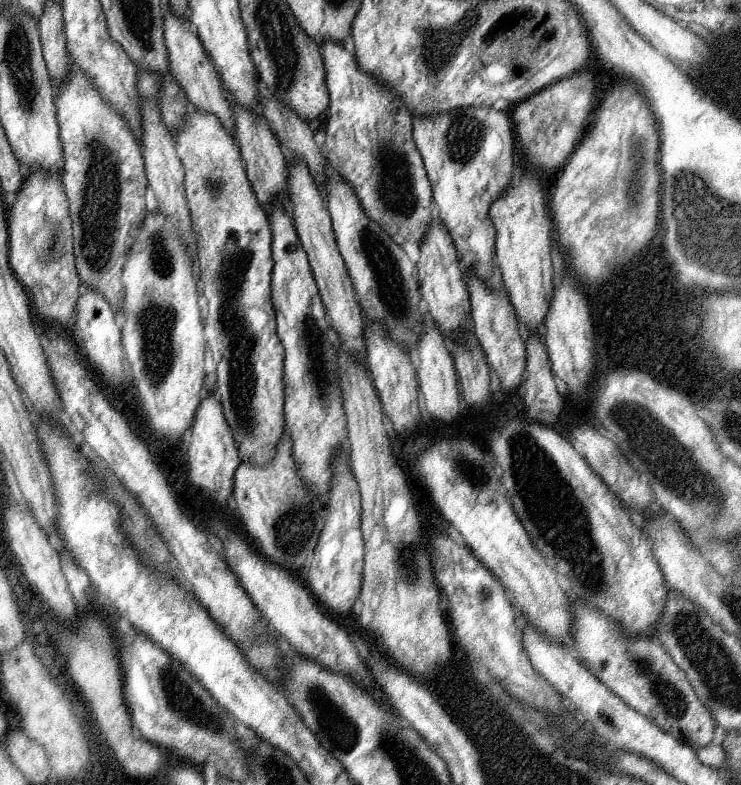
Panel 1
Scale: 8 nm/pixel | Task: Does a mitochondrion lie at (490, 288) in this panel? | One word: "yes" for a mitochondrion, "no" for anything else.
no

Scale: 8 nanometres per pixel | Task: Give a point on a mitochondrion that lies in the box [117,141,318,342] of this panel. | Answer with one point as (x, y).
(162, 259)

